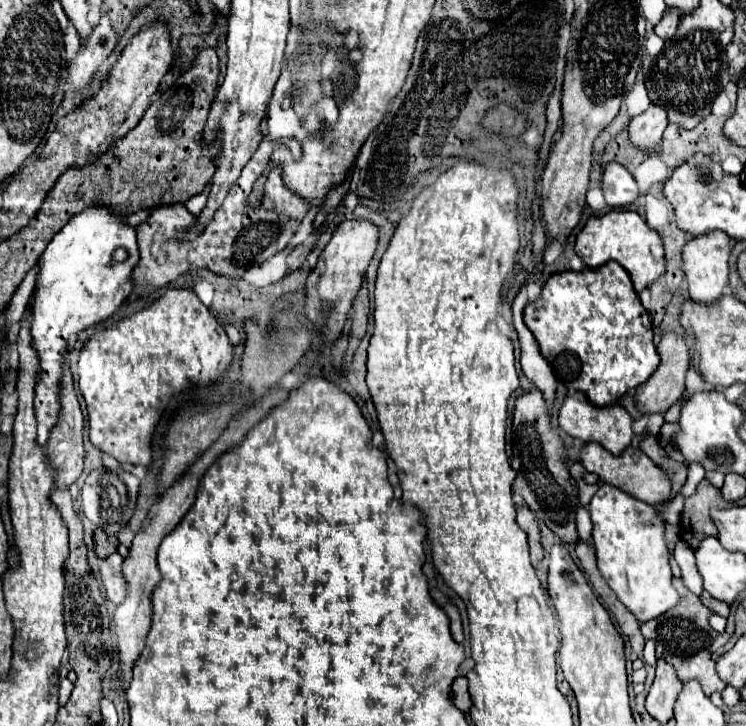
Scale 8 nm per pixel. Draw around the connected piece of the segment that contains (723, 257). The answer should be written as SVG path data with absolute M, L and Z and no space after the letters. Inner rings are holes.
M712 230L706 234L700 234L696 238L690 238L682 248L682 272L688 282L688 294L696 302L712 304L716 298L722 296L724 286L728 284L728 258L730 258L730 238L720 232Z

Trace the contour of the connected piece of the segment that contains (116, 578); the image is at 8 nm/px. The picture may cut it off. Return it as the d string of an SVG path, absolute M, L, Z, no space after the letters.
M116 552L100 562L100 580L106 588L108 600L120 604L126 596L126 578L122 572L122 556Z

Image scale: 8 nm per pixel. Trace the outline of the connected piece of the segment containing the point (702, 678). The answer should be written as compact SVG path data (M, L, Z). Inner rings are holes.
M674 578L674 586L682 586L678 588L678 594L680 594L680 602L678 606L674 606L672 610L660 614L658 618L646 622L646 624L640 624L642 628L642 634L644 638L652 638L656 640L656 656L658 658L664 658L666 662L674 664L676 668L676 674L682 678L682 682L690 680L690 678L696 678L700 684L702 684L702 690L704 694L712 694L712 692L722 692L726 688L726 684L718 678L716 674L716 658L718 654L710 652L710 644L712 640L718 636L710 624L708 624L708 616L710 616L710 608L706 608L700 598L696 594L692 594L684 584L682 584L682 578ZM674 634L672 642L668 642L668 636Z

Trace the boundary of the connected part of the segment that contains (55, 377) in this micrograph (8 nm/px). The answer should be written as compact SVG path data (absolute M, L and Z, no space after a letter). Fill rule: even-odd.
M88 206L82 214L74 216L48 244L36 264L36 286L28 302L32 312L30 336L32 346L40 358L40 372L36 376L36 398L34 412L38 422L36 444L46 446L48 436L60 414L60 380L62 362L68 352L72 334L96 326L110 318L118 306L132 292L130 274L140 260L136 232L124 222L124 218L110 214L104 206ZM124 246L128 250L126 262L114 262L112 252Z

